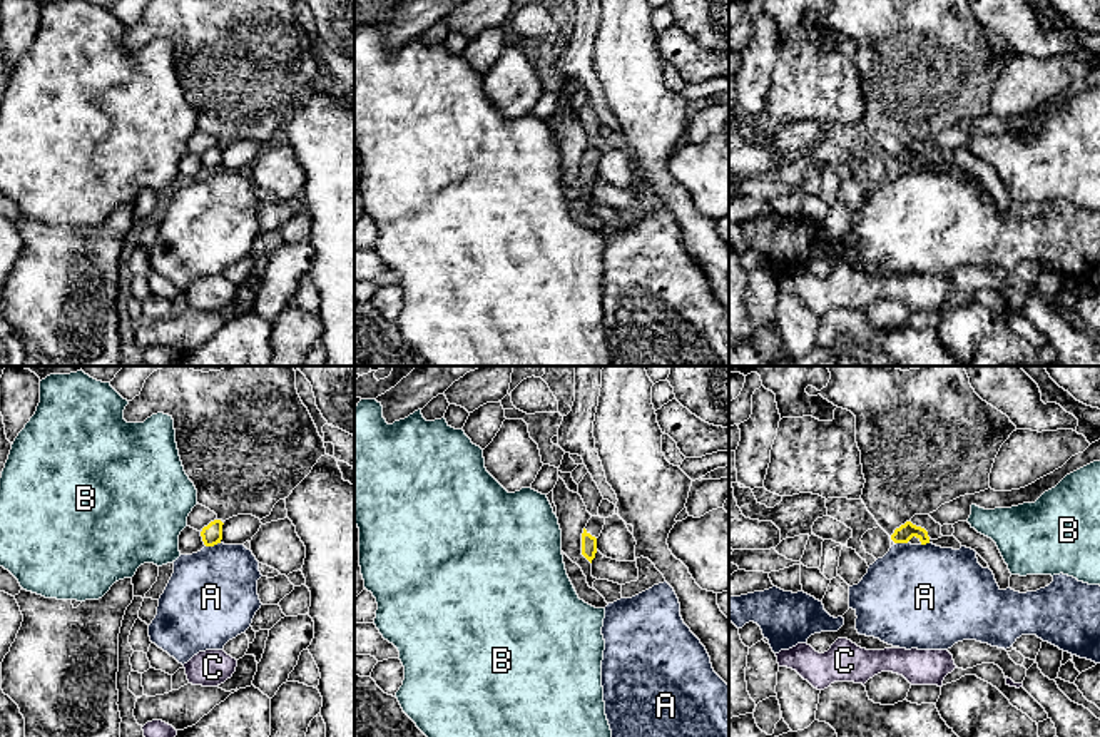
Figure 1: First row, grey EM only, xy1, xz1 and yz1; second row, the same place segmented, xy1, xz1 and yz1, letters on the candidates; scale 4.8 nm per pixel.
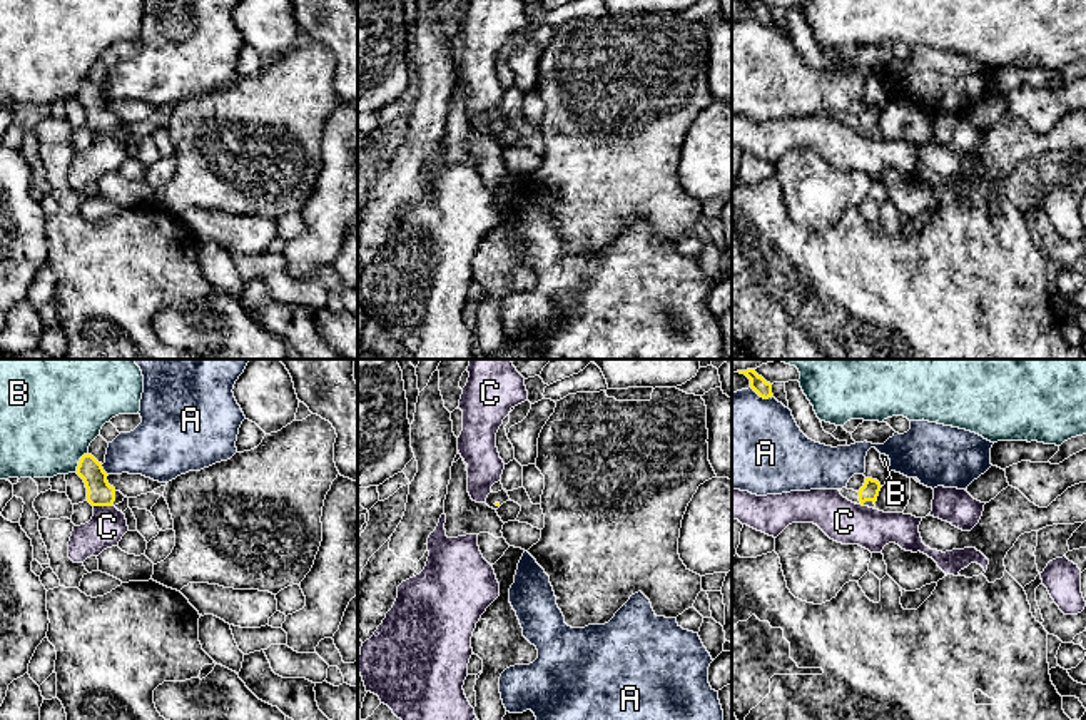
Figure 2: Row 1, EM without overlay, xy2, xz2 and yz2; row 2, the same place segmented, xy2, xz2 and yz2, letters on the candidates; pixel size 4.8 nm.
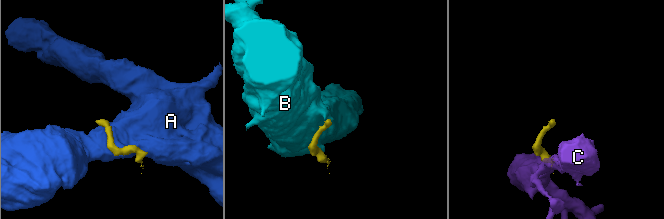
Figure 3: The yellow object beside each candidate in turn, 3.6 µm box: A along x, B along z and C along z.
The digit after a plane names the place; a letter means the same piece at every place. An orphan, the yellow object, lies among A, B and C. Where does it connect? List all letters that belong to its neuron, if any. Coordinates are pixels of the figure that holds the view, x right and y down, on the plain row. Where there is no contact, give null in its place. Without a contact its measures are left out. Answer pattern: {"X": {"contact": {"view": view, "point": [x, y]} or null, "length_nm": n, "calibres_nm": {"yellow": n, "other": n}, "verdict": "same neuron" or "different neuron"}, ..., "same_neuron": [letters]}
{"A": {"contact": {"view": "yz2", "point": [762, 22]}, "length_nm": 120, "calibres_nm": {"yellow": 80, "other": 460}, "verdict": "different neuron"}, "B": {"contact": {"view": "xy2", "point": [79, 87]}, "length_nm": 110, "calibres_nm": {"yellow": 130, "other": 460}, "verdict": "different neuron"}, "C": {"contact": {"view": "xy2", "point": [102, 131]}, "length_nm": 90, "calibres_nm": {"yellow": 130, "other": 170}, "verdict": "different neuron"}, "same_neuron": []}

